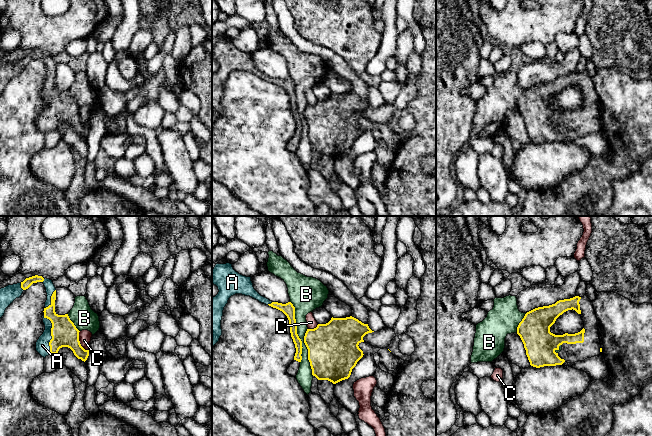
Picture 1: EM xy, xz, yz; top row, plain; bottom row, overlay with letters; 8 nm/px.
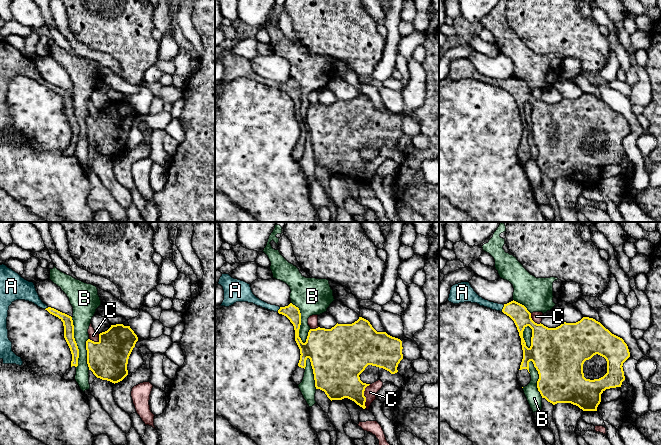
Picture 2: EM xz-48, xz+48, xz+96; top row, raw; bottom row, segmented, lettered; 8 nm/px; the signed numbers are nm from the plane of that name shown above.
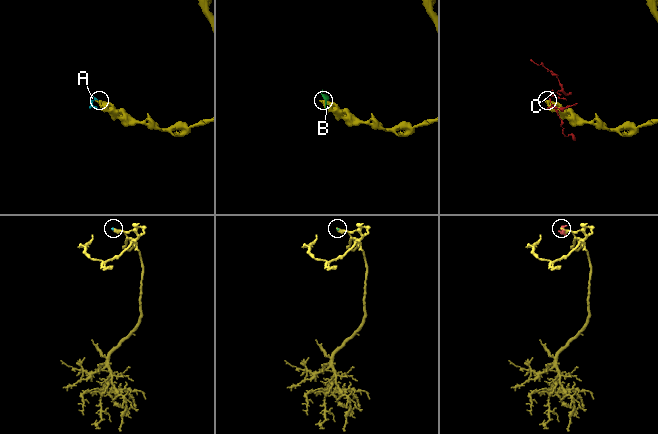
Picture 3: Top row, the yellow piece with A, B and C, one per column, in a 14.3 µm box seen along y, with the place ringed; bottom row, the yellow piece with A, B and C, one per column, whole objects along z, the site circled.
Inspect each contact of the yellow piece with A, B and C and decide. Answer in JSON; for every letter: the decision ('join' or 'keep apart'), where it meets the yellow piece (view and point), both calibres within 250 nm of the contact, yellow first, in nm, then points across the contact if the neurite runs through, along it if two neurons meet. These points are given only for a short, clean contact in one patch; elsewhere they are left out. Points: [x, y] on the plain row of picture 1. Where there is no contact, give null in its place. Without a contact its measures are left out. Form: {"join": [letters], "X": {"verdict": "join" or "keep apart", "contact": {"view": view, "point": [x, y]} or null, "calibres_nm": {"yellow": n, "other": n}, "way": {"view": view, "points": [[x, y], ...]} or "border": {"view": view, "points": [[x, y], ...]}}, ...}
{"join": ["A"], "A": {"verdict": "join", "contact": {"view": "xy", "point": [51, 110]}, "calibres_nm": {"yellow": 220, "other": 110}}, "B": {"verdict": "keep apart", "contact": {"view": "xz", "point": [299, 114]}, "calibres_nm": {"yellow": 100, "other": 130}}, "C": {"verdict": "keep apart", "contact": {"view": "xy", "point": [79, 118]}, "calibres_nm": {"yellow": 220, "other": 100}}}

